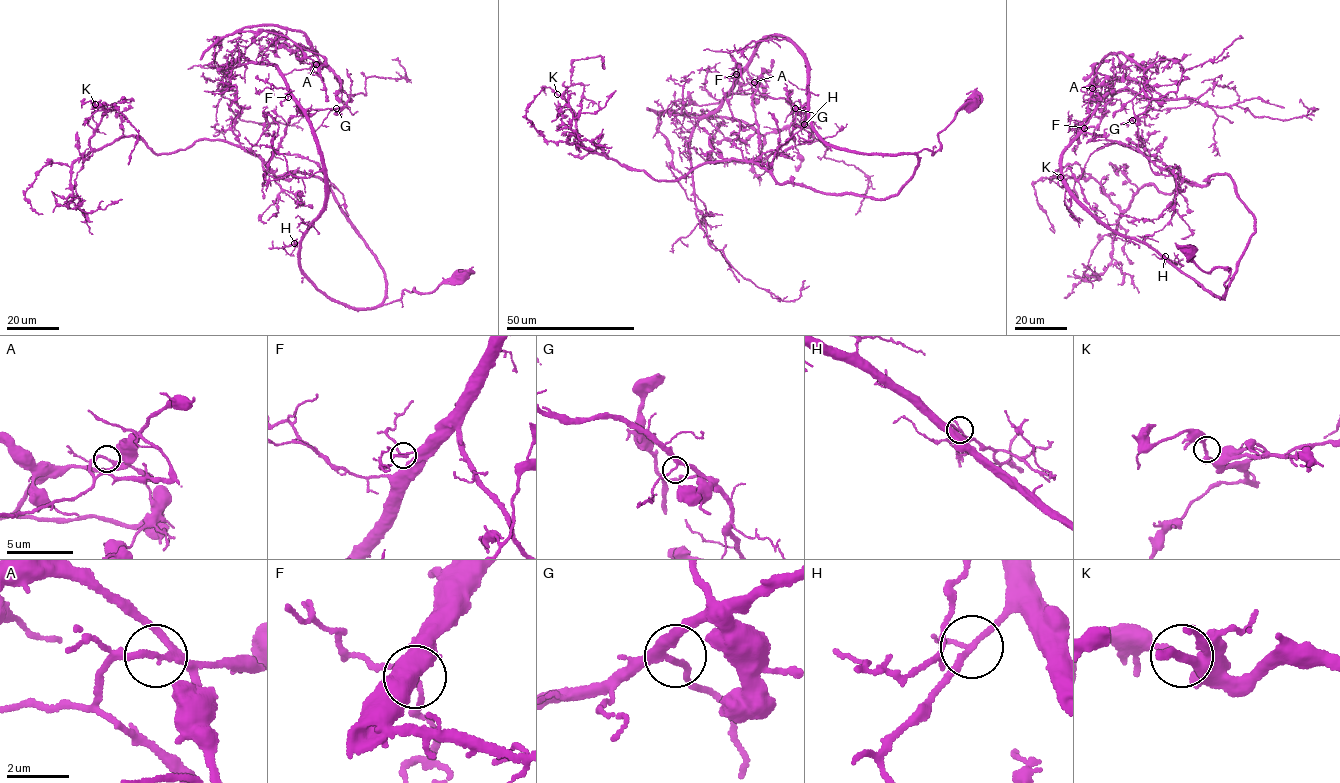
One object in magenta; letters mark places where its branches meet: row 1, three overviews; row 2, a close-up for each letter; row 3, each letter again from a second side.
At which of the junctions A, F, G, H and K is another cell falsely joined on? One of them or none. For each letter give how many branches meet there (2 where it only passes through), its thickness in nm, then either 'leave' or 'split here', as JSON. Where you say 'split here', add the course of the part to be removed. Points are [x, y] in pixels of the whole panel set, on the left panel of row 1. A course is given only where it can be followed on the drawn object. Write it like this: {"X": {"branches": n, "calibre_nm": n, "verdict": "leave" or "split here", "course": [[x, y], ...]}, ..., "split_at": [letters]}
{"A": {"branches": 3, "calibre_nm": 150, "verdict": "split here", "course": [[315, 64], [283, 35], [239, 31], [271, 25], [302, 31], [318, 60], [340, 82], [343, 106], [334, 114]]}, "F": {"branches": 3, "calibre_nm": 160, "verdict": "leave"}, "G": {"branches": 3, "calibre_nm": 220, "verdict": "leave"}, "H": {"branches": 3, "calibre_nm": 160, "verdict": "leave"}, "K": {"branches": 3, "calibre_nm": 180, "verdict": "leave"}, "split_at": ["A"]}

